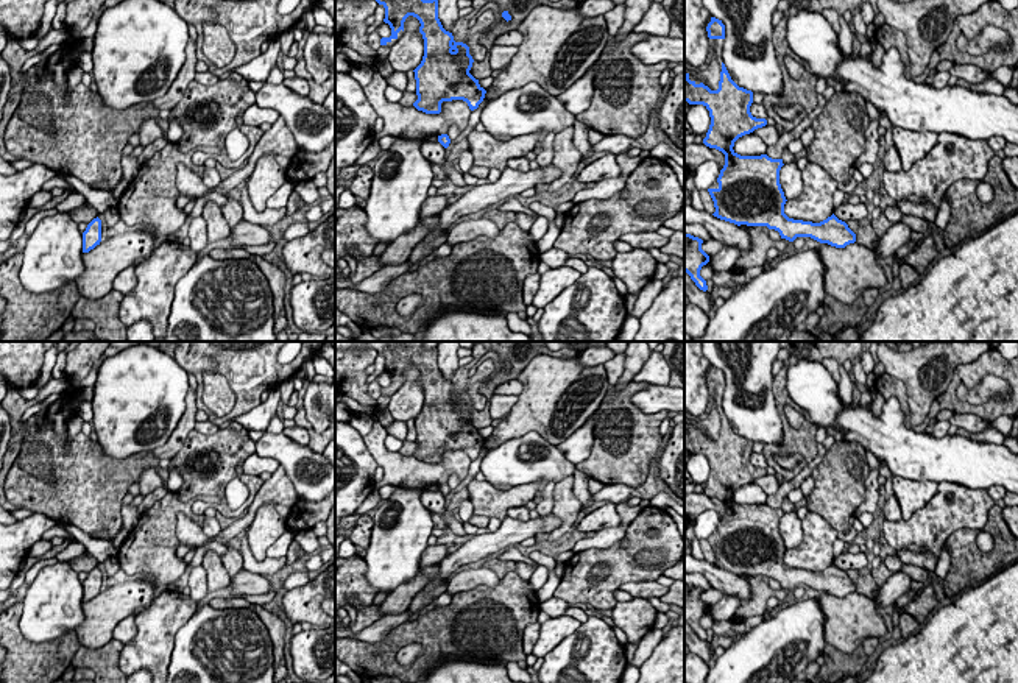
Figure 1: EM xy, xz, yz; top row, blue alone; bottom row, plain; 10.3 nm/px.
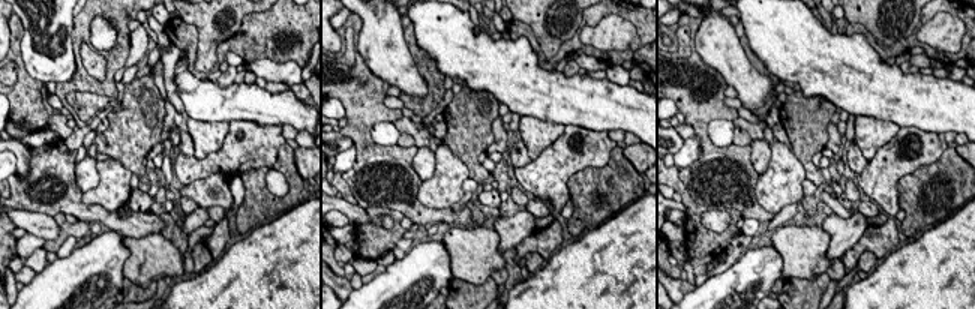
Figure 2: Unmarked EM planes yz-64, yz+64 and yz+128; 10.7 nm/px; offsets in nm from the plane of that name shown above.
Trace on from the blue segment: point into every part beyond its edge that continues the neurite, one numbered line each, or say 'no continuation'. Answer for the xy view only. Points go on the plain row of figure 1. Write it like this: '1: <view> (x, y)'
no continuation

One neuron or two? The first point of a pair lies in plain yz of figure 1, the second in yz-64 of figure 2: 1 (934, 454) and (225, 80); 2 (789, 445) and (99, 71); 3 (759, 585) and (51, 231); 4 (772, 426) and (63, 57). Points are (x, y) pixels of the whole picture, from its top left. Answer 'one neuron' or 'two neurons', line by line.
1: two neurons
2: two neurons
3: two neurons
4: one neuron

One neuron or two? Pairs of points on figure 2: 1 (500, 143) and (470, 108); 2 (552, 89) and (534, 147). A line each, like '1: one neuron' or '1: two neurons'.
1: two neurons
2: two neurons

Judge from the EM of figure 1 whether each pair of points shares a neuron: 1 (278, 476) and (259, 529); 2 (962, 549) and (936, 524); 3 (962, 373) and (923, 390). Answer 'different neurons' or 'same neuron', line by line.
1: different neurons
2: different neurons
3: different neurons

